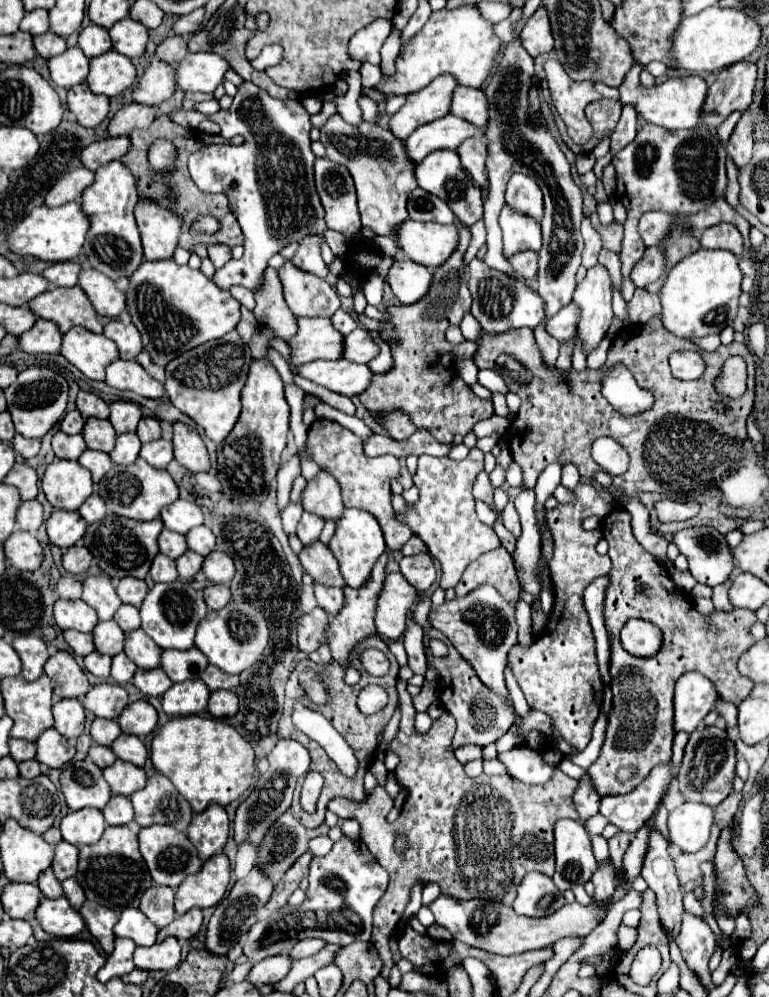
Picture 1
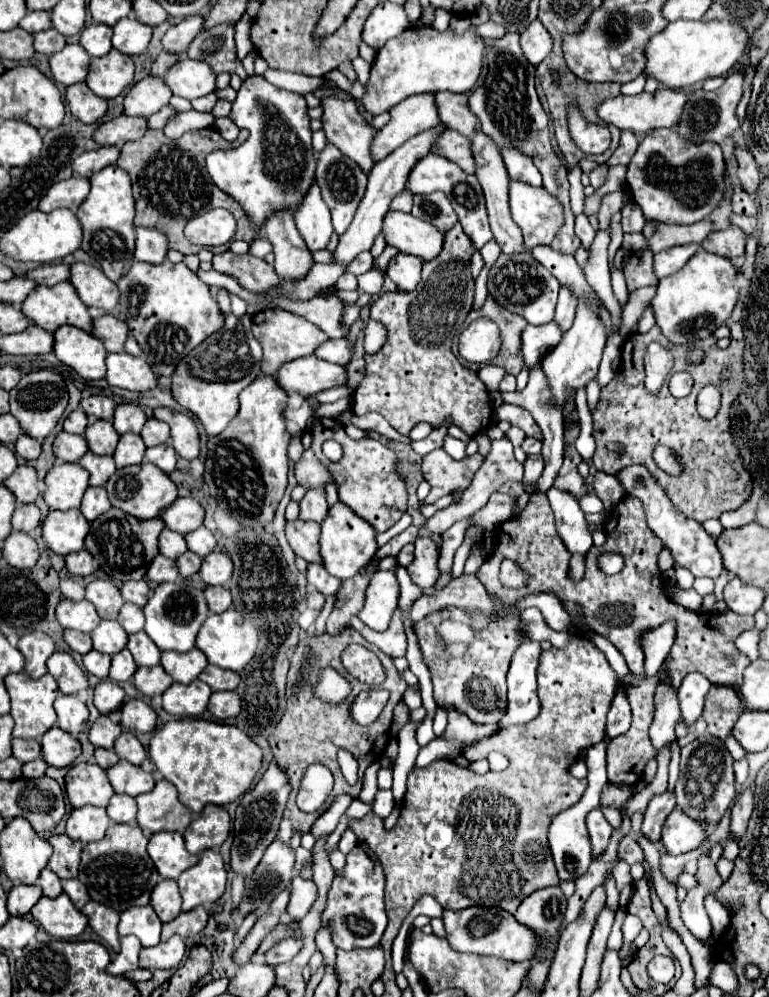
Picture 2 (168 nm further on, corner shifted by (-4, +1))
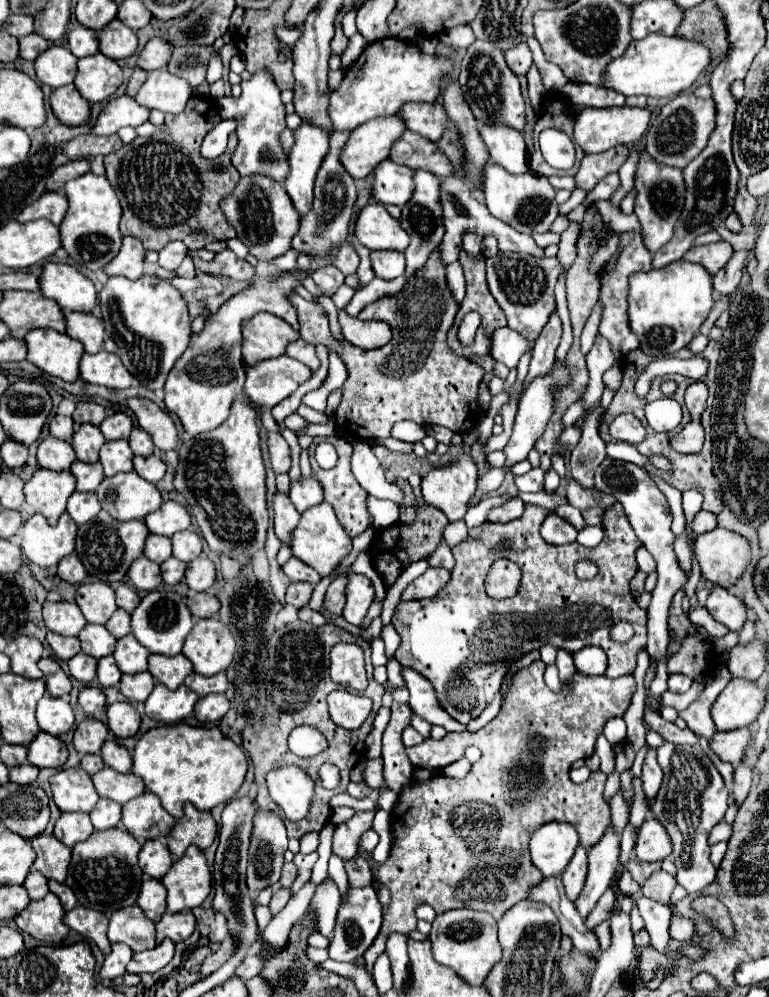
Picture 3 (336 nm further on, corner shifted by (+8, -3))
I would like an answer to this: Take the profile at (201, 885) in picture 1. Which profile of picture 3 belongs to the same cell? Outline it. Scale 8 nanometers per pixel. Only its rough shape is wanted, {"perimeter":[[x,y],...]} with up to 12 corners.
{"perimeter":[[190,846],[162,878],[168,912],[200,906],[212,890],[202,850]]}

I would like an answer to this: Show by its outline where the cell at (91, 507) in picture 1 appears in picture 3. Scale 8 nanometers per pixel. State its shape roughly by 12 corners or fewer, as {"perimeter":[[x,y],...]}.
{"perimeter":[[74,492],[66,512],[76,524],[90,522],[100,512],[94,492]]}

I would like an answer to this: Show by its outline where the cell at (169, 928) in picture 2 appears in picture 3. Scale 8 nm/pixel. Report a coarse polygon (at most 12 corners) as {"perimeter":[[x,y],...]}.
{"perimeter":[[190,910],[166,912],[156,924],[156,942],[190,938],[196,920]]}

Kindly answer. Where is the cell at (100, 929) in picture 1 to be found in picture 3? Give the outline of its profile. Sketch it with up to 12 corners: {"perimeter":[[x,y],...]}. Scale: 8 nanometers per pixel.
{"perimeter":[[78,904],[66,912],[68,928],[110,952],[106,914]]}

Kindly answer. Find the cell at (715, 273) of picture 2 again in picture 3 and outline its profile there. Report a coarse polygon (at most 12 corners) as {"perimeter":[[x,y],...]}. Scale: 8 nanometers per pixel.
{"perimeter":[[686,260],[636,272],[628,324],[652,358],[690,344],[714,304]]}

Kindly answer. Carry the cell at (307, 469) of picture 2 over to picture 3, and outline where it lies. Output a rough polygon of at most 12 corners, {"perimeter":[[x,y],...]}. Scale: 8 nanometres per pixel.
{"perimeter":[[280,432],[268,434],[272,470],[290,470],[290,448]]}

